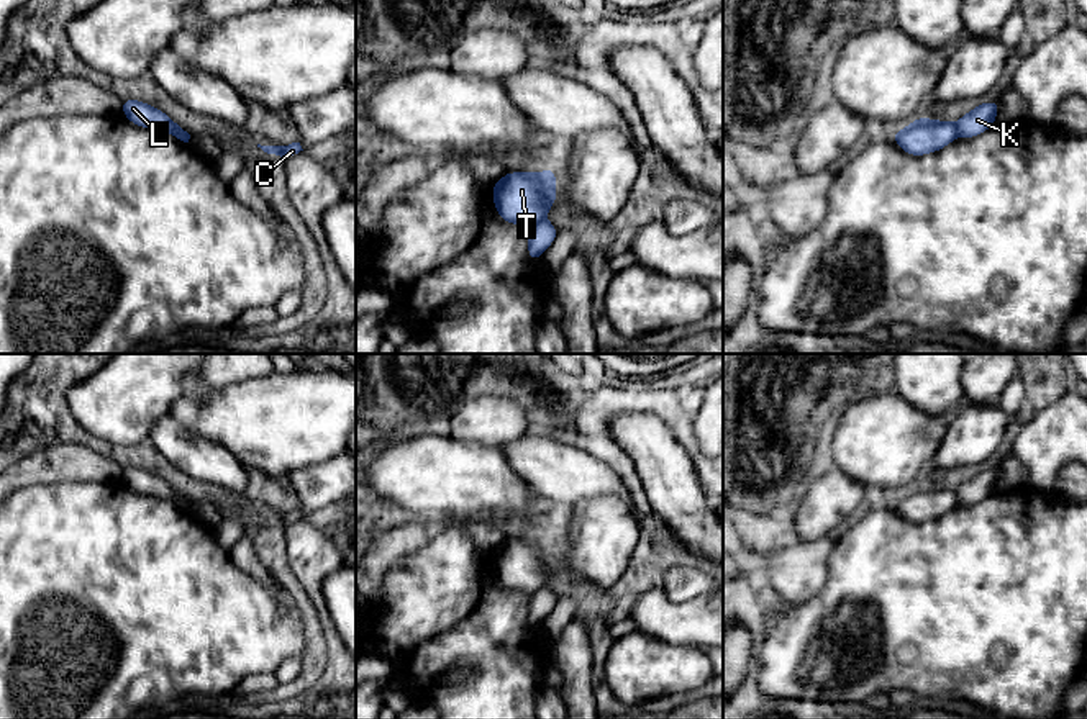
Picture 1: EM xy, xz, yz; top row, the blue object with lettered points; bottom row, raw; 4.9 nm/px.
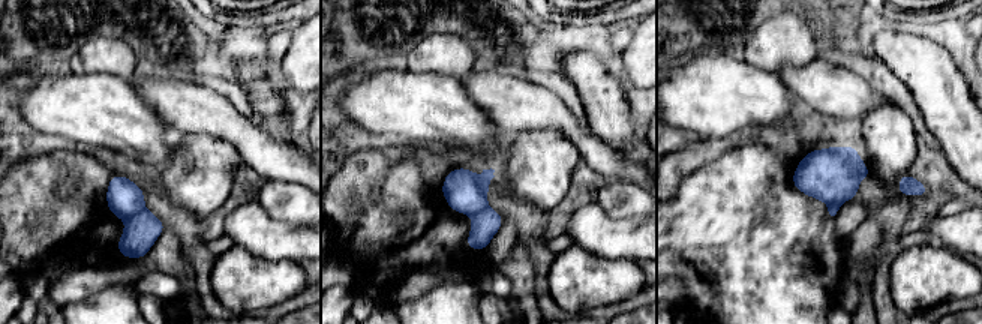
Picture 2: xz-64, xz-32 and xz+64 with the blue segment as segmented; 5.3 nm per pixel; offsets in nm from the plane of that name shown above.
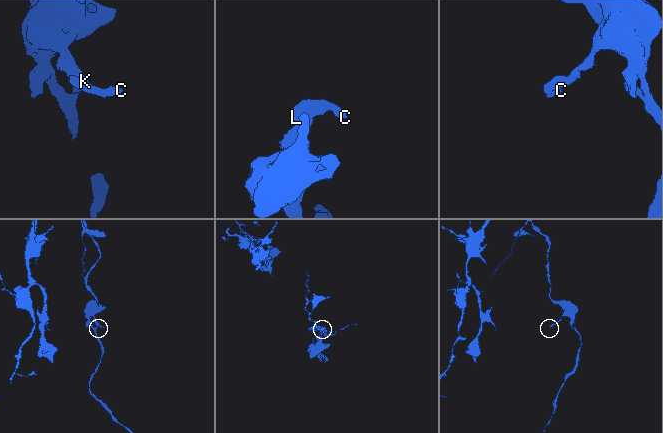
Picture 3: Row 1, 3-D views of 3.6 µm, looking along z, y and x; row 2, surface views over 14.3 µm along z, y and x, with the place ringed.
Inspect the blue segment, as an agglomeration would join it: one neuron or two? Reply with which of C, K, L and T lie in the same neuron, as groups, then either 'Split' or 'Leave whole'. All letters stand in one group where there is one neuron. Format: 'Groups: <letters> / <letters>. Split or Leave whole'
Groups: C L T / K. Split

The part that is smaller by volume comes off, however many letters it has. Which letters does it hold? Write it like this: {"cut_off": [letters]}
{"cut_off": ["C", "L", "T"]}

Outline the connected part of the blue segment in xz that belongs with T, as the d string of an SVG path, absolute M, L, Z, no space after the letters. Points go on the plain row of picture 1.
M556 536L508 539L493 550L492 565L503 588L533 595L557 567Z

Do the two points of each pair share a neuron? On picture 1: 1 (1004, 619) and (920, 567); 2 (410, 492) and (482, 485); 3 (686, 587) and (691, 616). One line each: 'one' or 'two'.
1: one
2: one
3: two

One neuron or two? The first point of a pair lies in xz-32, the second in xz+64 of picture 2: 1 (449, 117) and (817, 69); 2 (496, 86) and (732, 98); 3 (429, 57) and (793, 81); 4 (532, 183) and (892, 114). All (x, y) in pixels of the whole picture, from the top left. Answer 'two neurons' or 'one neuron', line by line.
1: one neuron
2: one neuron
3: two neurons
4: one neuron

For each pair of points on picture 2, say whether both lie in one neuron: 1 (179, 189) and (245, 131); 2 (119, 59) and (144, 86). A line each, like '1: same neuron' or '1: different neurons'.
1: different neurons
2: different neurons

